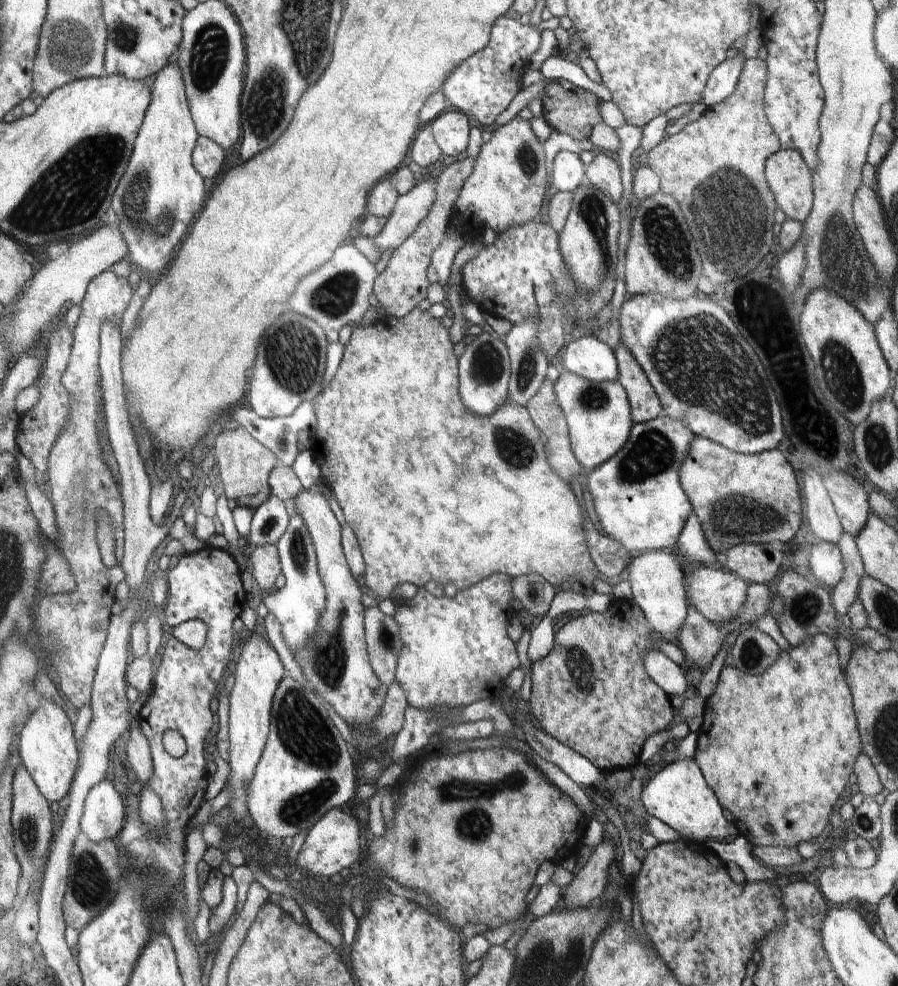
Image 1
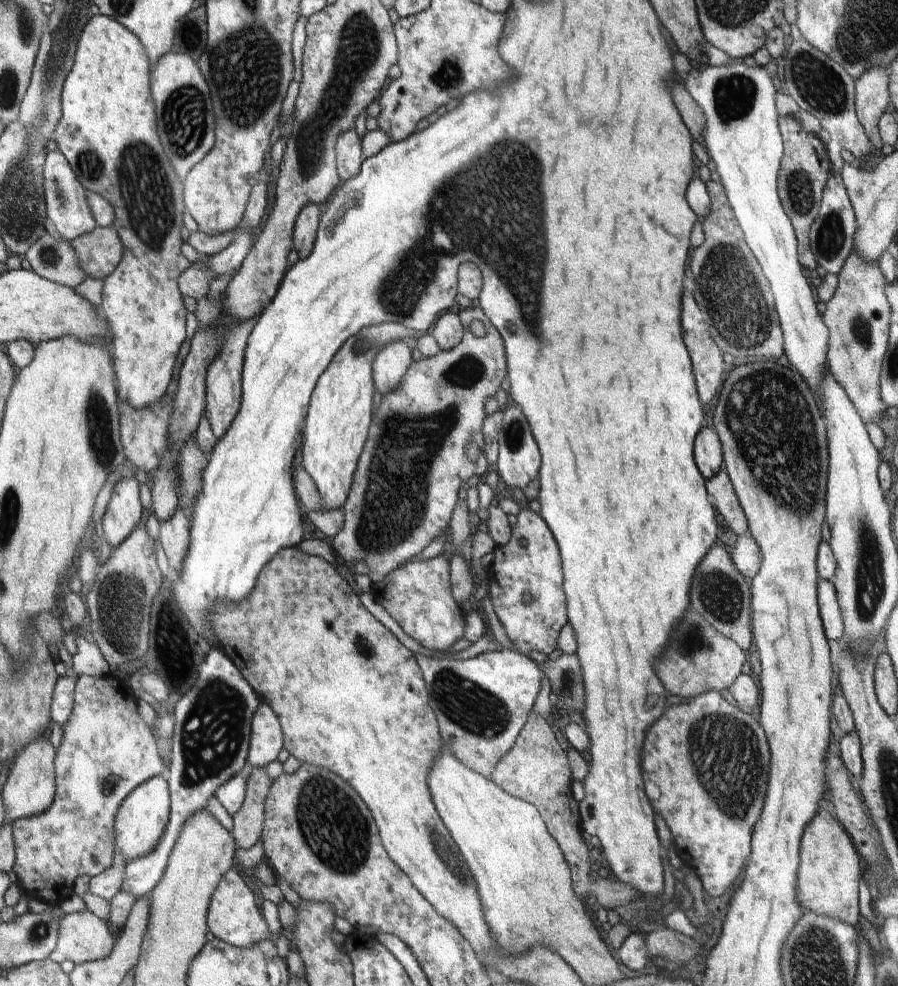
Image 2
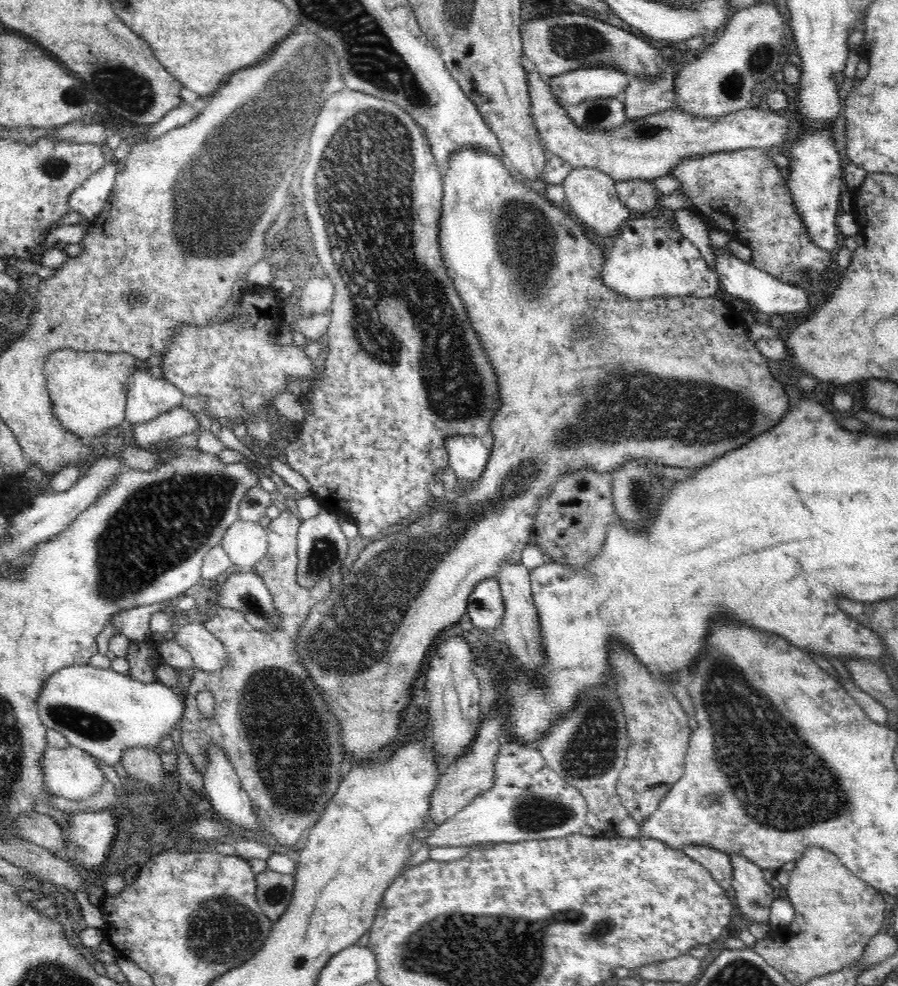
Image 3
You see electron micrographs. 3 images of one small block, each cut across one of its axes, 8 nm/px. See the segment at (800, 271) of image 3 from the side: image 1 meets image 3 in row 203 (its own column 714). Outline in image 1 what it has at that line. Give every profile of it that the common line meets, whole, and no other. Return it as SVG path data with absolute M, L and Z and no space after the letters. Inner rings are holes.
M817 634L812 636L810 640L805 640L804 644L796 646L796 648L790 646L788 650L782 651L780 658L766 672L762 672L760 676L750 676L736 667L723 666L715 692L705 699L703 722L696 733L698 748L696 748L694 759L700 767L706 784L710 786L710 790L714 792L722 808L732 814L739 834L754 846L797 848L802 841L822 840L824 833L830 828L829 819L831 813L838 806L837 800L848 786L848 778L853 772L854 761L858 754L863 752L852 693L848 682L846 682L846 674L840 668L840 660L838 659L838 651L834 645L834 640L825 634Z

